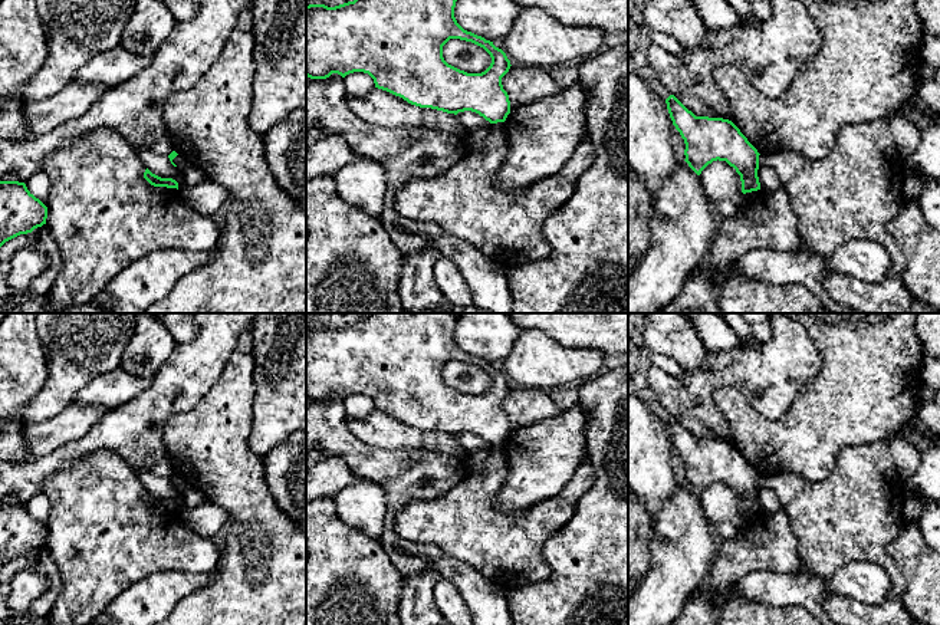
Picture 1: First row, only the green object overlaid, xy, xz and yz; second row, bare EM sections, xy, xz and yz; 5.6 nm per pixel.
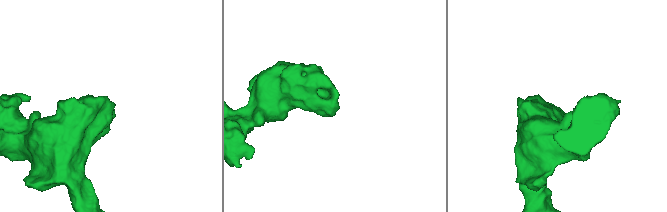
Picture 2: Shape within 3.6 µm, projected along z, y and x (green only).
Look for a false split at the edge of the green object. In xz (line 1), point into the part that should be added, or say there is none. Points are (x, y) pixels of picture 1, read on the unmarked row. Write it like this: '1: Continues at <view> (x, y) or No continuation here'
1: No continuation here

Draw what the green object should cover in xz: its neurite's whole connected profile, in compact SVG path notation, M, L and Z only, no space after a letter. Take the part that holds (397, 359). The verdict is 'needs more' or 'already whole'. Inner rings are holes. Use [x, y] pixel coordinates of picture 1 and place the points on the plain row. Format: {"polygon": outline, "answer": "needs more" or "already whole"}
{"polygon": "M364 313L354 323L335 329L306 328L306 398L326 401L332 395L345 399L354 394L364 394L374 401L375 409L400 418L411 427L454 437L471 432L490 445L504 444L510 435L510 422L503 411L502 399L509 394L510 382L493 364L464 352L457 345L456 323L456 313ZM450 361L471 364L483 369L492 379L490 388L481 395L467 395L448 386L443 379L443 368Z", "answer": "already whole"}

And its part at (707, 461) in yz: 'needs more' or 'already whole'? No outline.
already whole

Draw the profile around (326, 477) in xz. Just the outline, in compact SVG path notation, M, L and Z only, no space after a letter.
M329 455L306 468L306 504L322 497L335 497L359 477L341 455Z

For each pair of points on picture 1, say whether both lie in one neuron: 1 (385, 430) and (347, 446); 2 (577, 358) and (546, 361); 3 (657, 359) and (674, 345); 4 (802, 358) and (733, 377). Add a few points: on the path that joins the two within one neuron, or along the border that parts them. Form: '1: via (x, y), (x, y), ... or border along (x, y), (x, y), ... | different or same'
1: border along (345, 421), (347, 427), (368, 444), (394, 448) | different
2: via (569, 361), (554, 361) | same
3: border along (647, 354), (669, 355), (683, 369) | different
4: via (785, 364), (776, 371), (750, 371) | same

